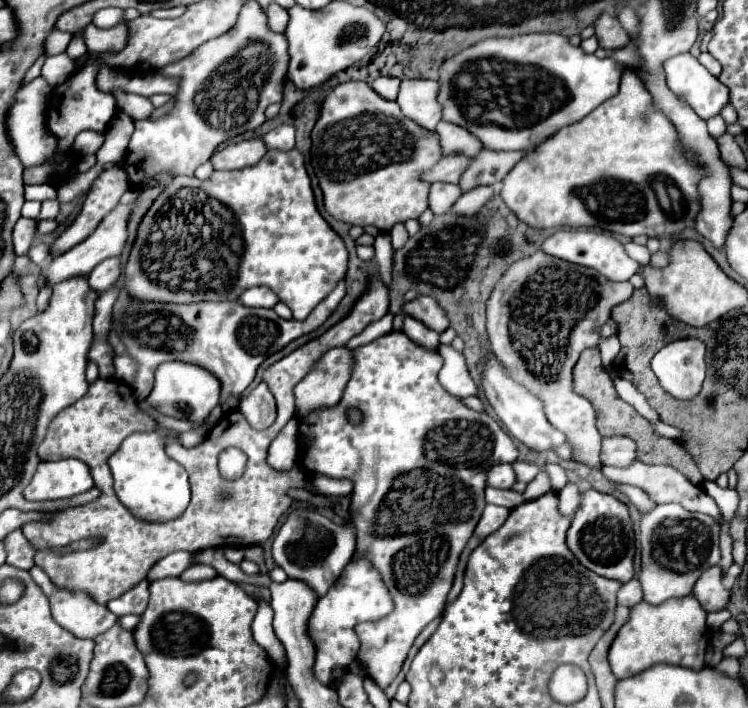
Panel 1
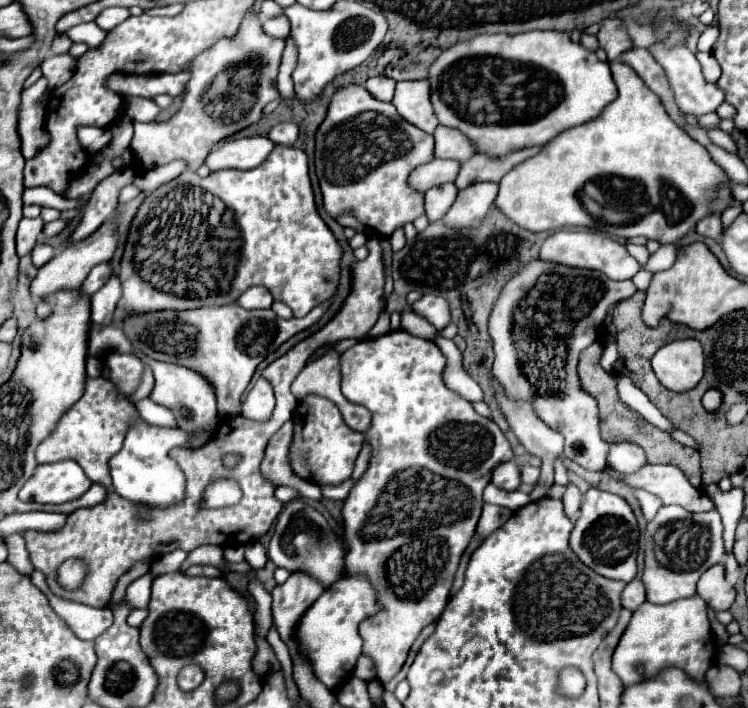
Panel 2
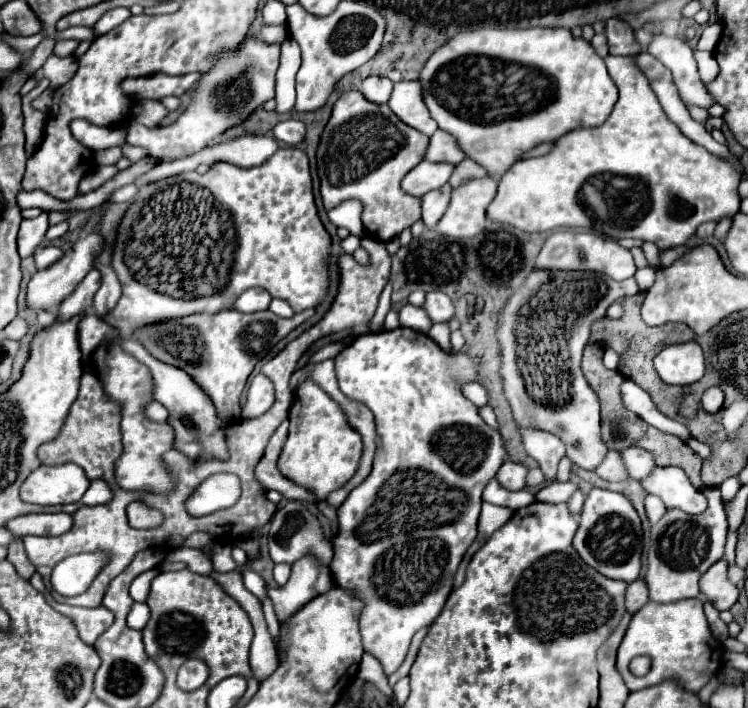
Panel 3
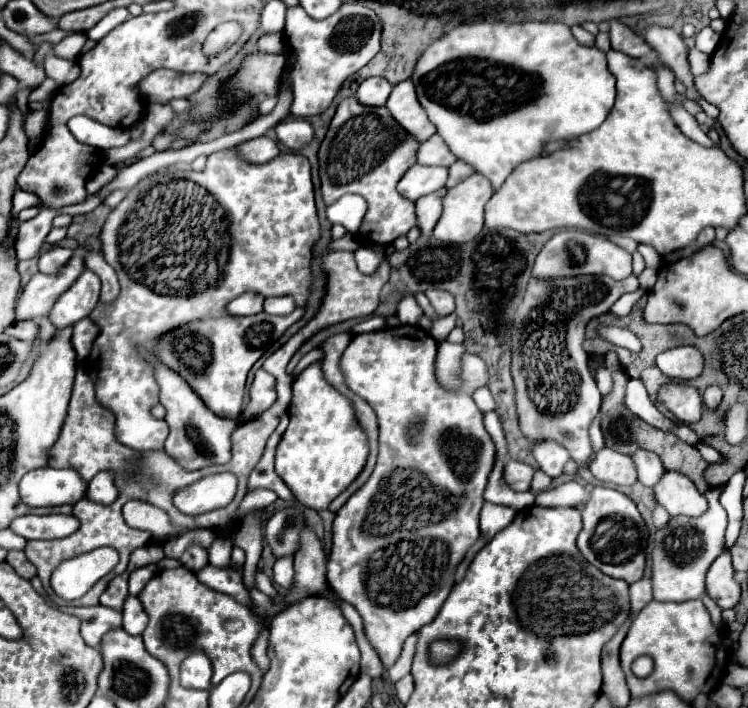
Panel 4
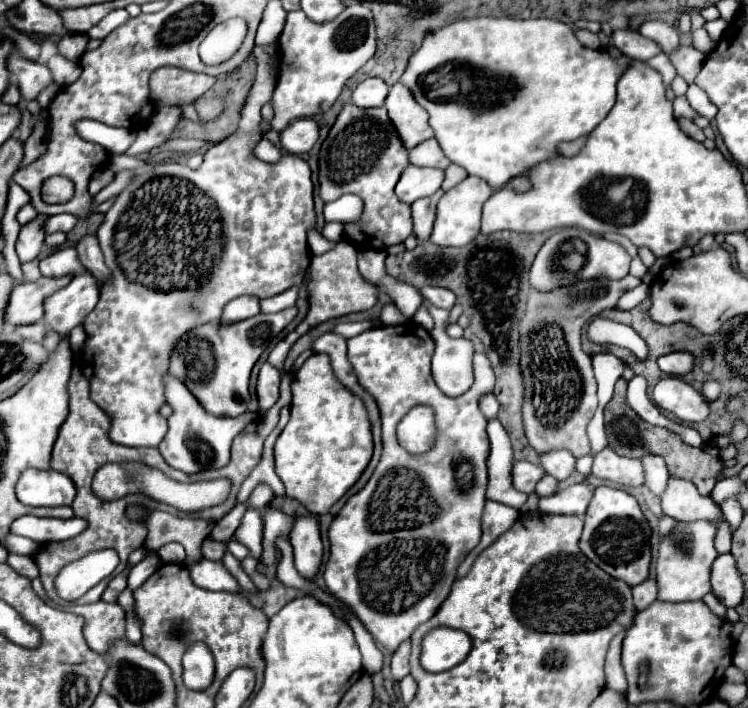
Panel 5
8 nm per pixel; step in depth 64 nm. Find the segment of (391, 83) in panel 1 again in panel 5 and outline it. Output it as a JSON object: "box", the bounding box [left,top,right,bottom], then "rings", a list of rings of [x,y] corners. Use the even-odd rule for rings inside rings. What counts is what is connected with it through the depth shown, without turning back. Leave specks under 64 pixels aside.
{"box":[352,78,388,108],"rings":[[[368,78],[358,84],[358,88],[352,92],[352,104],[358,108],[376,108],[384,104],[384,98],[388,94],[386,82],[380,78]]]}

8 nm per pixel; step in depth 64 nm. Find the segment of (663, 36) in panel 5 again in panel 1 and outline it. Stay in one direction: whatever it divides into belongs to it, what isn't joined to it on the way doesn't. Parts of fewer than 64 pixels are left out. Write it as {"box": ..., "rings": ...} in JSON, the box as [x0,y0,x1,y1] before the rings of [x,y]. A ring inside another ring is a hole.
{"box":[664,54,728,120],"rings":[[[680,54],[664,62],[668,88],[704,120],[728,104],[726,86],[714,78],[692,54]]]}

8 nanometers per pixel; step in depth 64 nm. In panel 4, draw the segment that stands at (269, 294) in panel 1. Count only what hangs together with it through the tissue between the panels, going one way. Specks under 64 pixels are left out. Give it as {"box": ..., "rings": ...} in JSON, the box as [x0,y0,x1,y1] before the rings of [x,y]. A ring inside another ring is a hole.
{"box":[226,292,264,316],"rings":[[[246,292],[238,296],[236,300],[232,300],[230,306],[226,306],[226,312],[230,312],[230,316],[250,316],[250,314],[262,312],[262,306],[264,306],[262,296],[254,292]]]}

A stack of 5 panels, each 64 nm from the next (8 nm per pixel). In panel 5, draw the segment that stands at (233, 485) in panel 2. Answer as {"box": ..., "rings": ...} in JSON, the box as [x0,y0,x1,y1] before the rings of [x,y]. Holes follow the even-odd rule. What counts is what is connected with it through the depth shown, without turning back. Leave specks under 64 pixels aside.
{"box":[92,462,230,512],"rings":[[[122,462],[122,464],[104,464],[96,472],[92,488],[98,498],[120,498],[120,496],[134,492],[134,494],[144,494],[158,502],[176,506],[178,510],[194,512],[194,510],[224,502],[230,492],[230,482],[228,480],[212,480],[212,482],[196,482],[196,484],[178,484],[178,482],[172,482],[170,478],[166,478],[160,470],[142,466],[142,462]]]}

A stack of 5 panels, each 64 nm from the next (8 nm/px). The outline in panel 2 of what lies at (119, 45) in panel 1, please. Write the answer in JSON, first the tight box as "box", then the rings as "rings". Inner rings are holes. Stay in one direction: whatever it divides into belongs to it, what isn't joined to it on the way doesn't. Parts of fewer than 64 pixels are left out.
{"box":[68,22,106,48],"rings":[[[88,22],[88,24],[78,24],[74,28],[70,28],[68,32],[68,38],[72,42],[86,42],[90,48],[96,48],[102,44],[102,40],[106,38],[106,32],[100,30],[94,22]]]}

